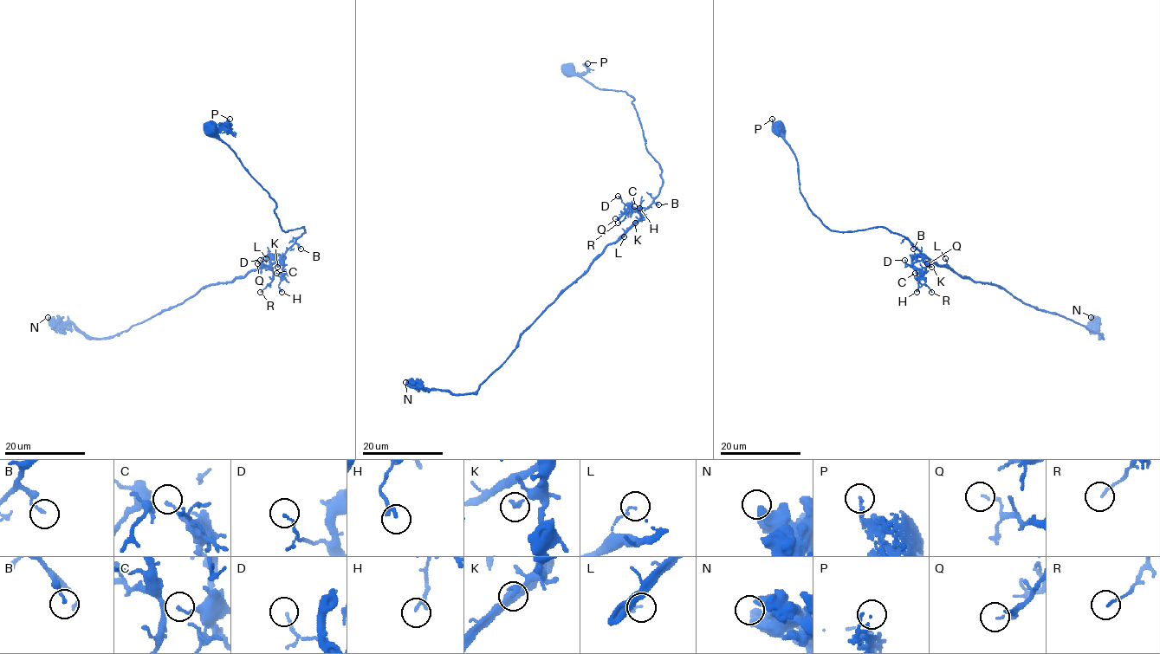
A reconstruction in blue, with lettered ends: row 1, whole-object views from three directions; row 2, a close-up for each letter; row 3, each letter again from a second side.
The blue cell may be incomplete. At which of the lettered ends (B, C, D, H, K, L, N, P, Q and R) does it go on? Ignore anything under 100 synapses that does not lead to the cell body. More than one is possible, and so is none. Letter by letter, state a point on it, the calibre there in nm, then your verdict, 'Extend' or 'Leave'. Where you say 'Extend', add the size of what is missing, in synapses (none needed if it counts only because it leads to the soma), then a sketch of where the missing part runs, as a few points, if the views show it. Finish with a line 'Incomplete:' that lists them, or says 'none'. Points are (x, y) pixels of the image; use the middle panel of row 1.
B: Place: (658, 204). Thickness 130 nm. Leave
C: Place: (634, 206). Thickness 90 nm. Leave
D: Place: (618, 196). Thickness 110 nm. Leave
H: Place: (639, 208). Thickness 180 nm. Leave
K: Place: (635, 223). Thickness 200 nm. Leave
L: Place: (624, 236). Thickness 100 nm. Leave
N: Place: (405, 382). Thickness 480 nm. Leave
P: Place: (587, 63). Thickness 80 nm. Leave
Q: Place: (615, 218). Thickness 100 nm. Leave
R: Place: (618, 223). Thickness 110 nm. Leave
Incomplete: none

